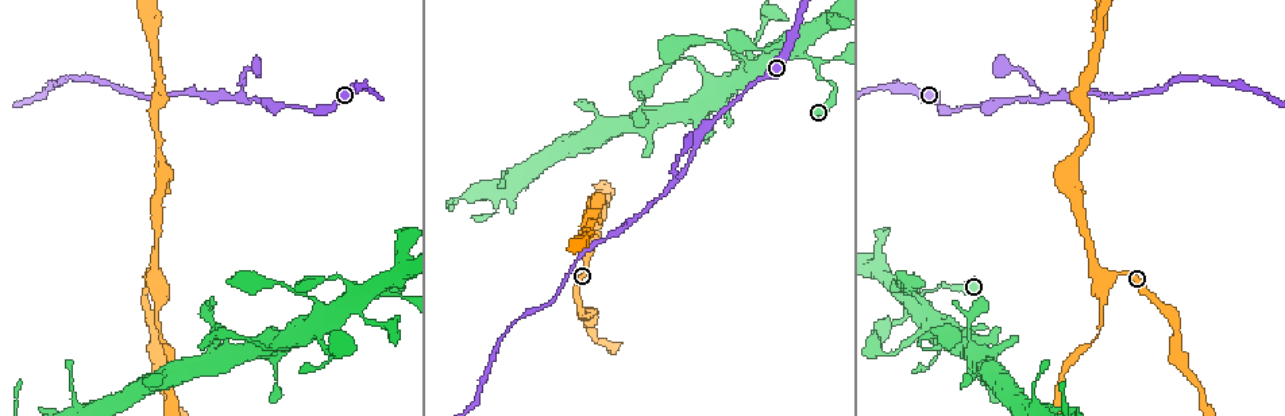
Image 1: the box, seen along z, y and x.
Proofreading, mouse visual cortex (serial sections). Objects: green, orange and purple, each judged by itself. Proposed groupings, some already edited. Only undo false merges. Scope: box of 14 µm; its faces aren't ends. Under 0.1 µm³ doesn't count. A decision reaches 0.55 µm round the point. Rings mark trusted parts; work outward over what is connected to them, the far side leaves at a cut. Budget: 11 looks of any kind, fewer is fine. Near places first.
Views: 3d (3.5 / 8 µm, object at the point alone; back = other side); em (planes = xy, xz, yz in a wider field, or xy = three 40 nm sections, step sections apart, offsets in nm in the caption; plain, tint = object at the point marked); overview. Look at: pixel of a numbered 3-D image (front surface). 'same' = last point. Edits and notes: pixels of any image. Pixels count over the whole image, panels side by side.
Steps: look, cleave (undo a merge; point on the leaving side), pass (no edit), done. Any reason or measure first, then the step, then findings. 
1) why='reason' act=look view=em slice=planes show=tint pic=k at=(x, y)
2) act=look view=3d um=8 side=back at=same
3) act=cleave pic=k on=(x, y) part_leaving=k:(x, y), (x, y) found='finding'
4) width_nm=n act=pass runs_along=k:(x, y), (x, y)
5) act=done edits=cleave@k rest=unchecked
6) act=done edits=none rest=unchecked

why='abrupt turn' act=look view=3d um=3.5 pic=1 at=(834, 87)

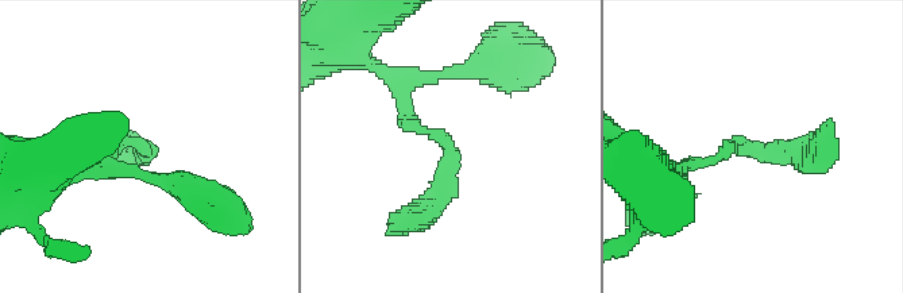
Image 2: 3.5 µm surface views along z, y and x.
why='shape alone is not enough' act=look view=em slice=xy step=5 show=tint pic=2 at=(446, 143)

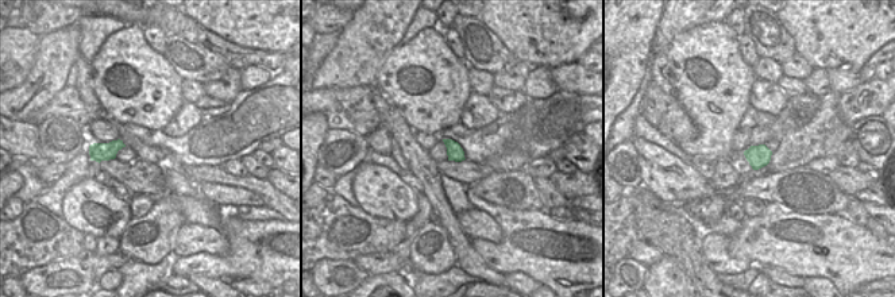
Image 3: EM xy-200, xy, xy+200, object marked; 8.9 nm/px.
act=pass runs_along=2:(821, 154), (734, 141), (689, 166) found='all the same cell'

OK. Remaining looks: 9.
why='three-way junction' act=look view=3d um=8 pic=1 at=(1043, 100)

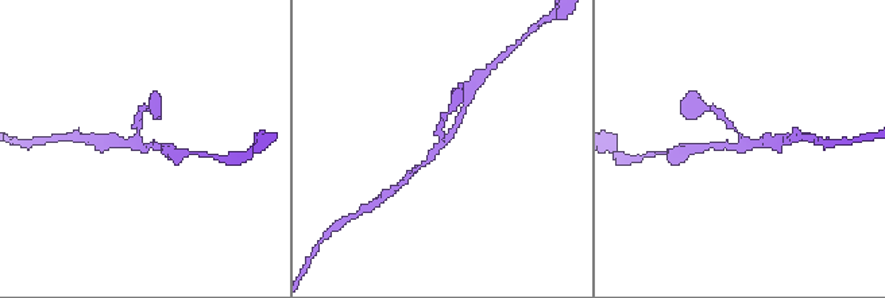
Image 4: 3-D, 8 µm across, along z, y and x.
act=look view=3d um=3.5 pic=4 at=(743, 145)

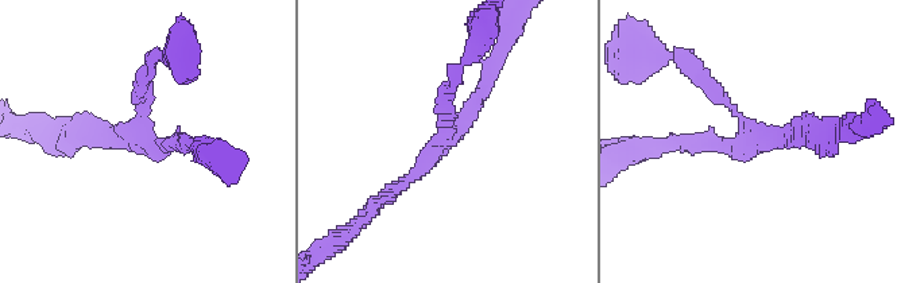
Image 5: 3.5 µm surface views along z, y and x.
act=pass runs_along=5:(490, 76), (470, 120), (378, 204) found='continuous, no second cell'

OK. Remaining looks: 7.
why='thin neck' act=look view=3d um=8 pic=1 at=(970, 325)

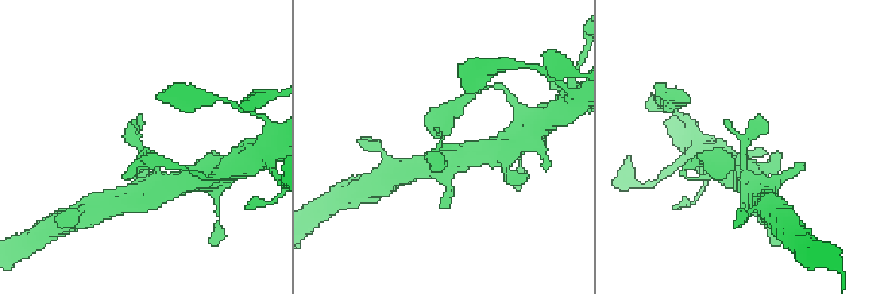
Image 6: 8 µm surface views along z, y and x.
act=look view=3d um=3.5 pic=6 at=(443, 148)

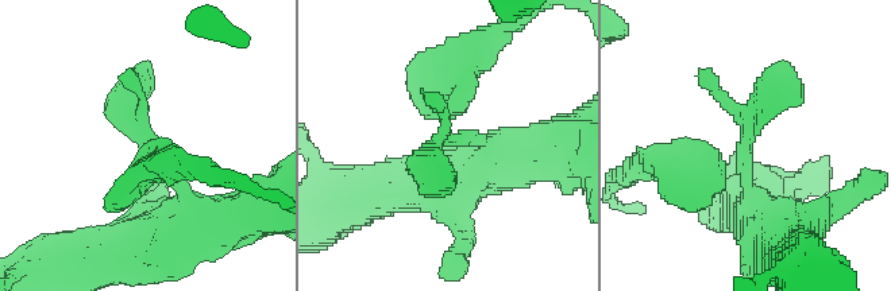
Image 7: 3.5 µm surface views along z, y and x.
act=pass runs_along=7:(204, 221), (124, 109), (150, 63) found='one cell here'

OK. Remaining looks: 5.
why='narrows sharply' act=look view=3d um=3.5 pic=1 at=(1092, 339)

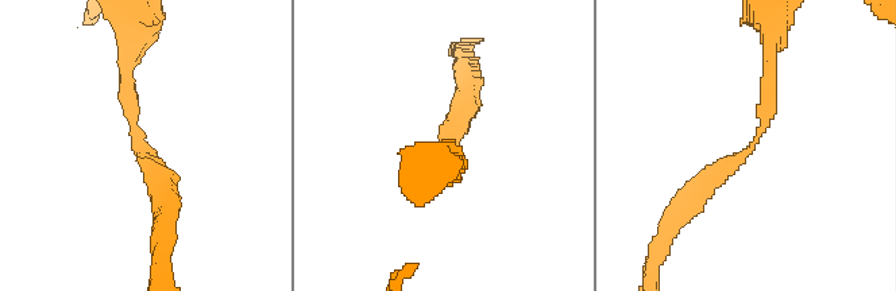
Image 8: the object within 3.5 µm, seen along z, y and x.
arm_widths_nm=150,200 why='shape alone is not enough' act=look view=em slice=xy step=3 show=tint pic=8 at=(753, 142)

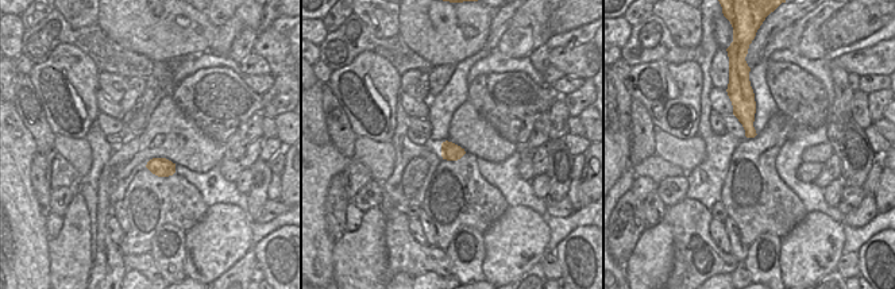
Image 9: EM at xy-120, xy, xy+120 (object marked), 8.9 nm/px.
width_nm=160 act=pass runs_along=8:(772, 57), (765, 127), (692, 205) found='continuous, no second cell'

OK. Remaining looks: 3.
act=done edits=none rest=unchecked

